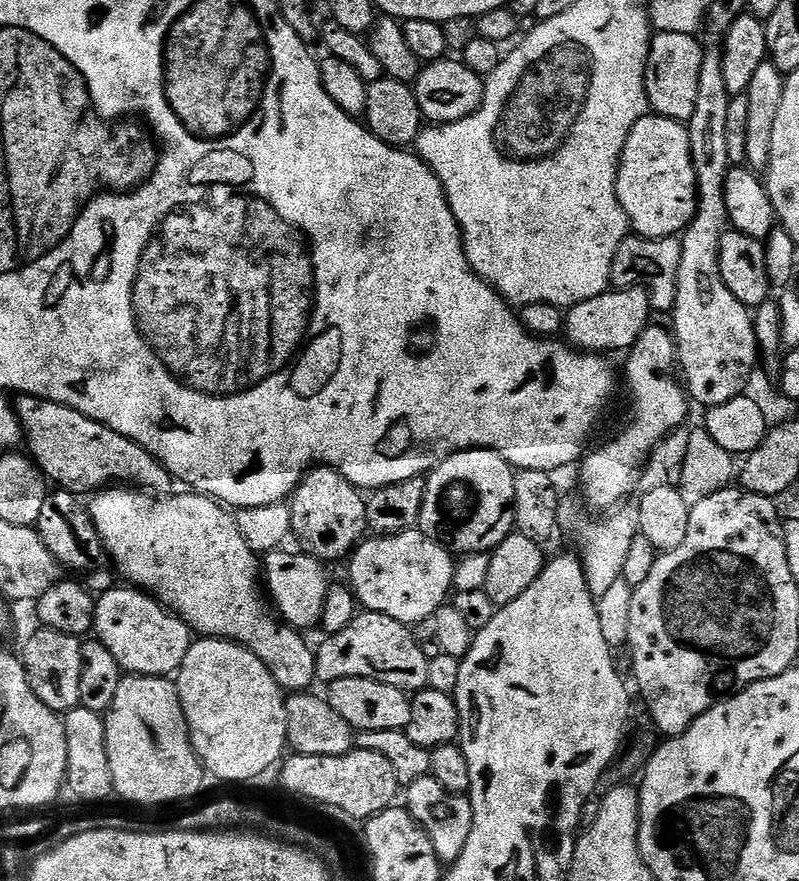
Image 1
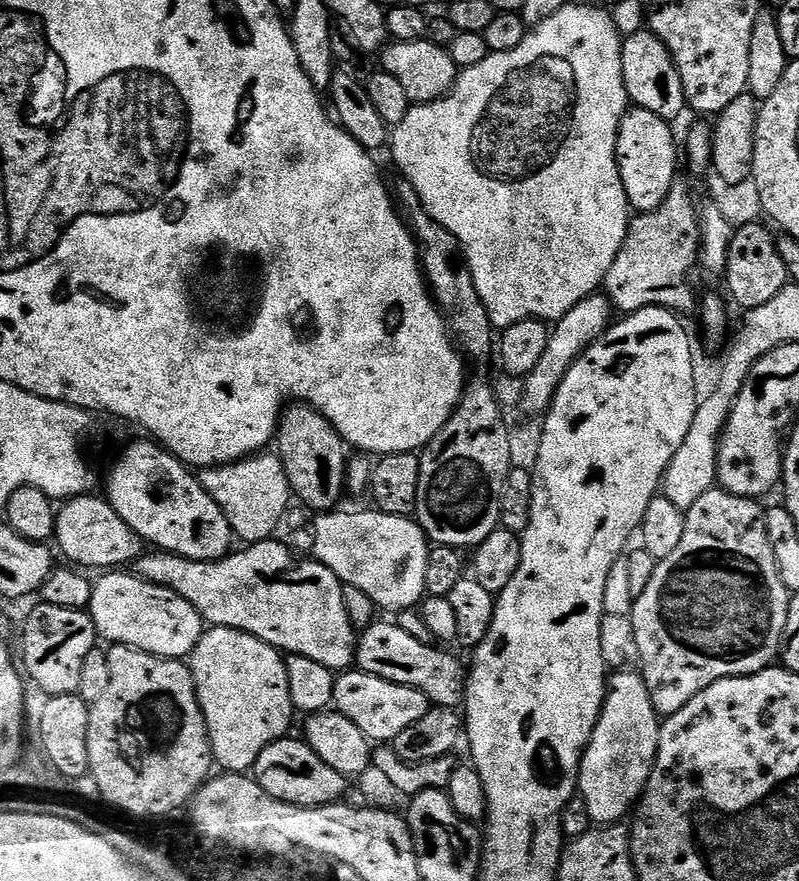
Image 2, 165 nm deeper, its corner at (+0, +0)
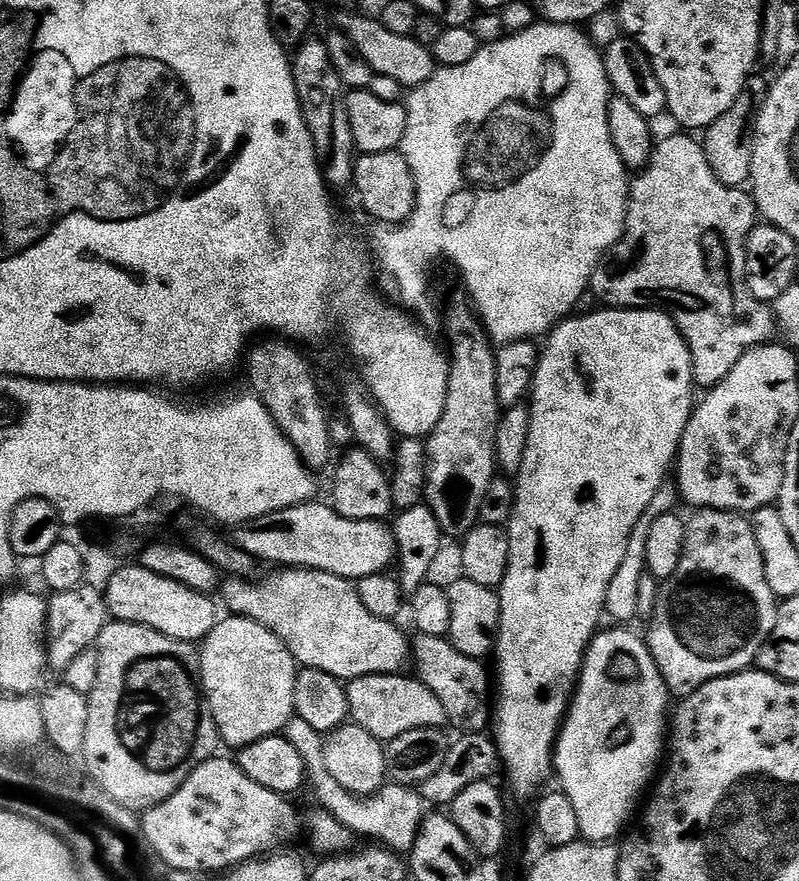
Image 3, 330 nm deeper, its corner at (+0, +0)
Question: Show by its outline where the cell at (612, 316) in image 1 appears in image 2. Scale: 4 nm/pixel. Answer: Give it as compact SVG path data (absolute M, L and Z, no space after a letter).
M597 294L578 302L578 306L574 306L574 310L570 310L563 318L555 321L548 337L546 354L542 358L542 362L533 370L532 375L523 381L526 415L540 418L547 413L562 378L566 378L572 364L608 331L614 320L612 312L614 313L614 305L607 295Z

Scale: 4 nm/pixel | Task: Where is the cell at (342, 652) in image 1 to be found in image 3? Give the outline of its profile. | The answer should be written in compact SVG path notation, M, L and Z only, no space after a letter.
M417 635L411 641L411 667L416 667L414 671L415 679L428 687L438 698L438 702L442 702L442 710L444 711L447 723L453 724L459 731L464 734L480 734L485 731L484 728L490 724L490 672L483 667L481 661L474 658L466 658L466 654L459 652L452 641L442 636L421 636Z

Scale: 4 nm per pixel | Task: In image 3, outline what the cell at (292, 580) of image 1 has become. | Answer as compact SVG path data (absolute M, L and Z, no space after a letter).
M284 568L283 570L276 570L273 576L268 576L265 580L260 580L257 584L252 584L249 579L237 580L235 578L228 578L223 581L222 593L224 592L224 604L229 609L227 610L233 616L245 616L248 620L258 622L262 626L266 626L266 630L270 630L283 642L284 647L290 650L290 654L296 659L297 665L305 668L313 668L314 670L322 670L326 674L333 676L335 680L347 682L349 680L357 680L360 677L376 676L376 675L395 675L399 673L404 664L407 665L411 657L411 643L409 637L398 628L393 621L375 618L370 614L366 606L362 606L361 599L358 598L357 590L353 581L343 580L340 576L334 574L326 574L319 572L313 568Z

